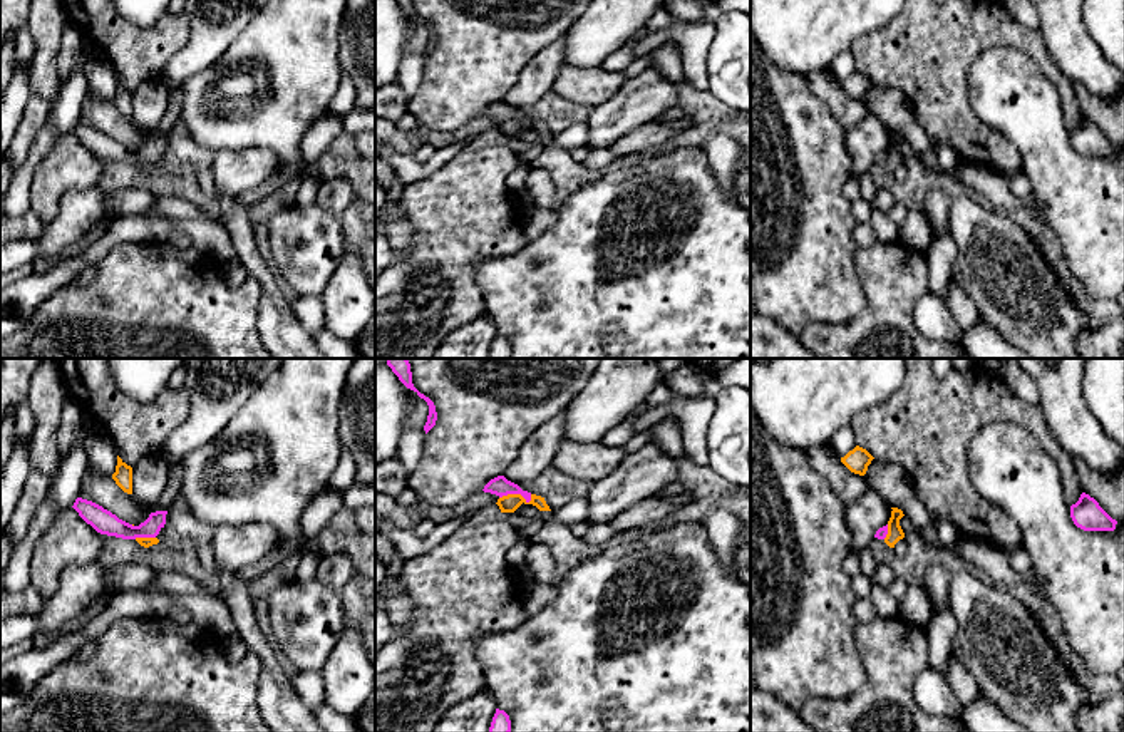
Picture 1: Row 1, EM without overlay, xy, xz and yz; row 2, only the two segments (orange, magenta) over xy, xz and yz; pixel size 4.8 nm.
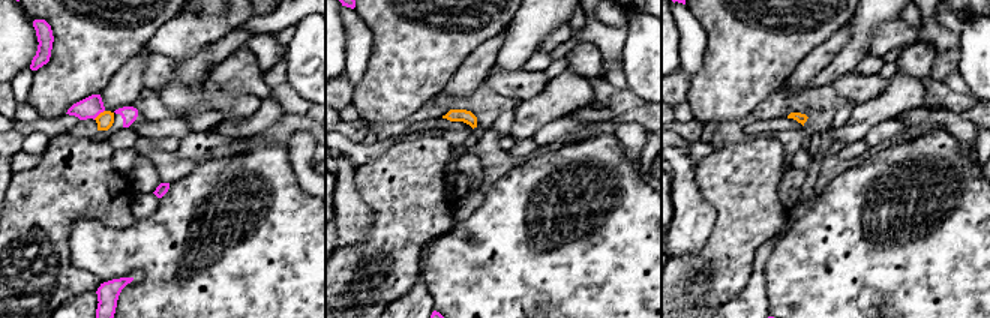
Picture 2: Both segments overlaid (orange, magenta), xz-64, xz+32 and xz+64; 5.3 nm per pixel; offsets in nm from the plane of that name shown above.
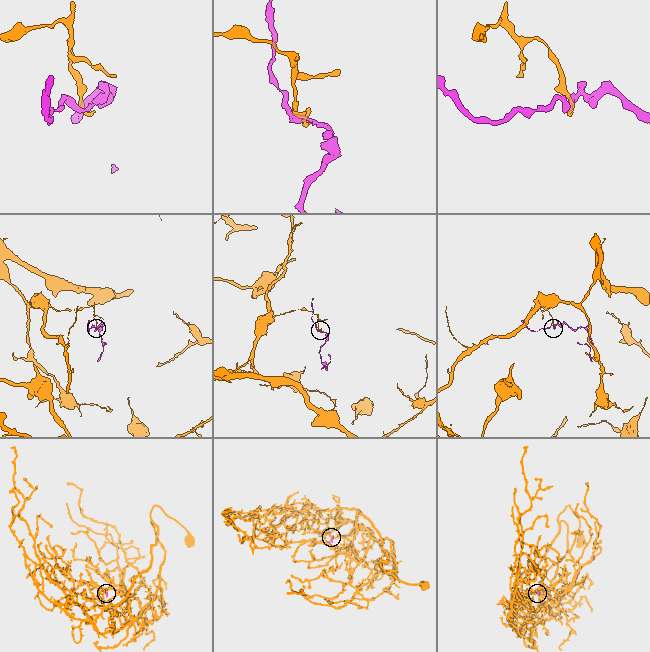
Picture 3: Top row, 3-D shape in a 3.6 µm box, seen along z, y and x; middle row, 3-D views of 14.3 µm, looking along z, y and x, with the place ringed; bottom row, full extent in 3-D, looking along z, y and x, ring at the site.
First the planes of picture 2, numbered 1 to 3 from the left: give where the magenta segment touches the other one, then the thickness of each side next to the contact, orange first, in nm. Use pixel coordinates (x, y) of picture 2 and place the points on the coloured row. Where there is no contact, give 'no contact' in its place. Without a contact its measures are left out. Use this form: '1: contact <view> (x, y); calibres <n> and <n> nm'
1: contact xz-64 (99, 114); calibres 90 and 120 nm
2: no contact
3: no contact

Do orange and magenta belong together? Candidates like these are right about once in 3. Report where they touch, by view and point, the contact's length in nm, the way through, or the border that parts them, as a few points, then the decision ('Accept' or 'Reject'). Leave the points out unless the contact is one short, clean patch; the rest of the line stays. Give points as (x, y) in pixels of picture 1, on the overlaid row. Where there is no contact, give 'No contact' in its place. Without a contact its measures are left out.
Touches orange at xz (516, 494). Shared border 160 nm. Boundary: xz (531, 494), (528, 501), (520, 494), (503, 494), (500, 498). Reject

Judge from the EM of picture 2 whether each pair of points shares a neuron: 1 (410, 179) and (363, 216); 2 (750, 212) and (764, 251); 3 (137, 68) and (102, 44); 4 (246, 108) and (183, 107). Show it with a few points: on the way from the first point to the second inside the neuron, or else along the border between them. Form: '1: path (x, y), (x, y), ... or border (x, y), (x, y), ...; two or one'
1: border (354, 179), (372, 212), (357, 243); two
2: border (786, 219), (756, 251), (749, 278); two
3: border (144, 48), (105, 87); two
4: path (231, 104), (198, 102); one

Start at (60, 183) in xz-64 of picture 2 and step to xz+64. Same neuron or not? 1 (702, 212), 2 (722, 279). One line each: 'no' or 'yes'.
1: no
2: yes

